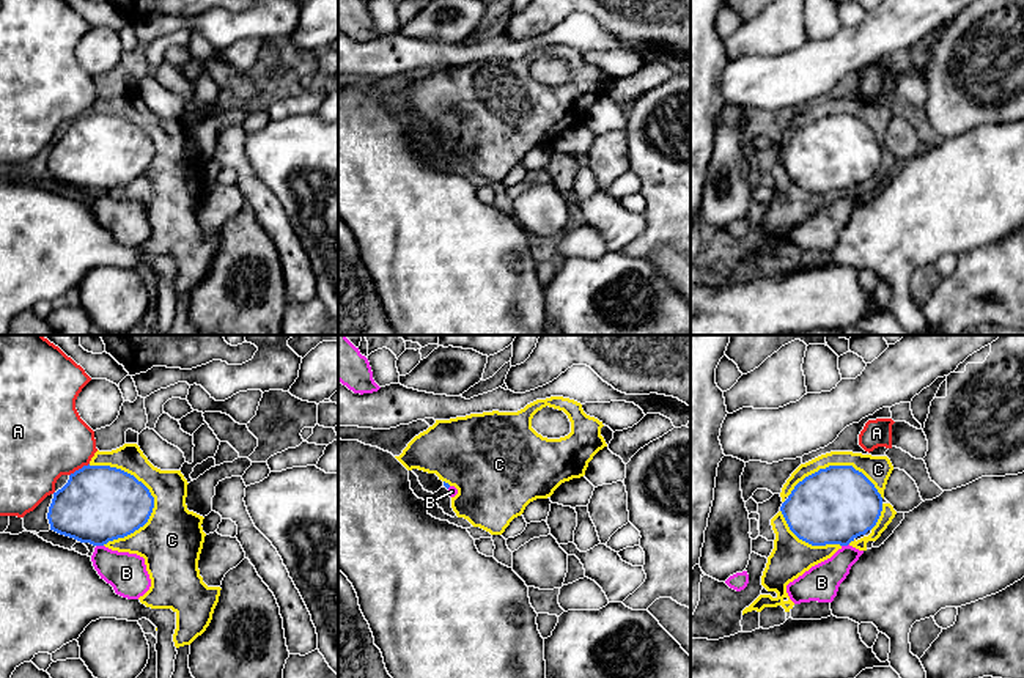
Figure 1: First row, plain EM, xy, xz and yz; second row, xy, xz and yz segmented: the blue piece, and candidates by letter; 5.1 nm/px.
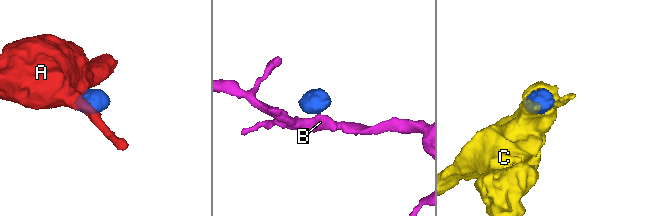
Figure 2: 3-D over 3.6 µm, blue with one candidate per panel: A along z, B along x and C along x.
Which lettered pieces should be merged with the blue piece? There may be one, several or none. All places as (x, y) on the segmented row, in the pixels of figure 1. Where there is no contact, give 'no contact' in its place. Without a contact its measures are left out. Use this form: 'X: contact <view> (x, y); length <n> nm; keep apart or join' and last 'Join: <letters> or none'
A: contact xy (79, 469); length 120 nm; keep apart
B: contact xy (99, 545); length 40 nm; keep apart
C: contact xy (136, 479); length 420 nm; join
Join: C

